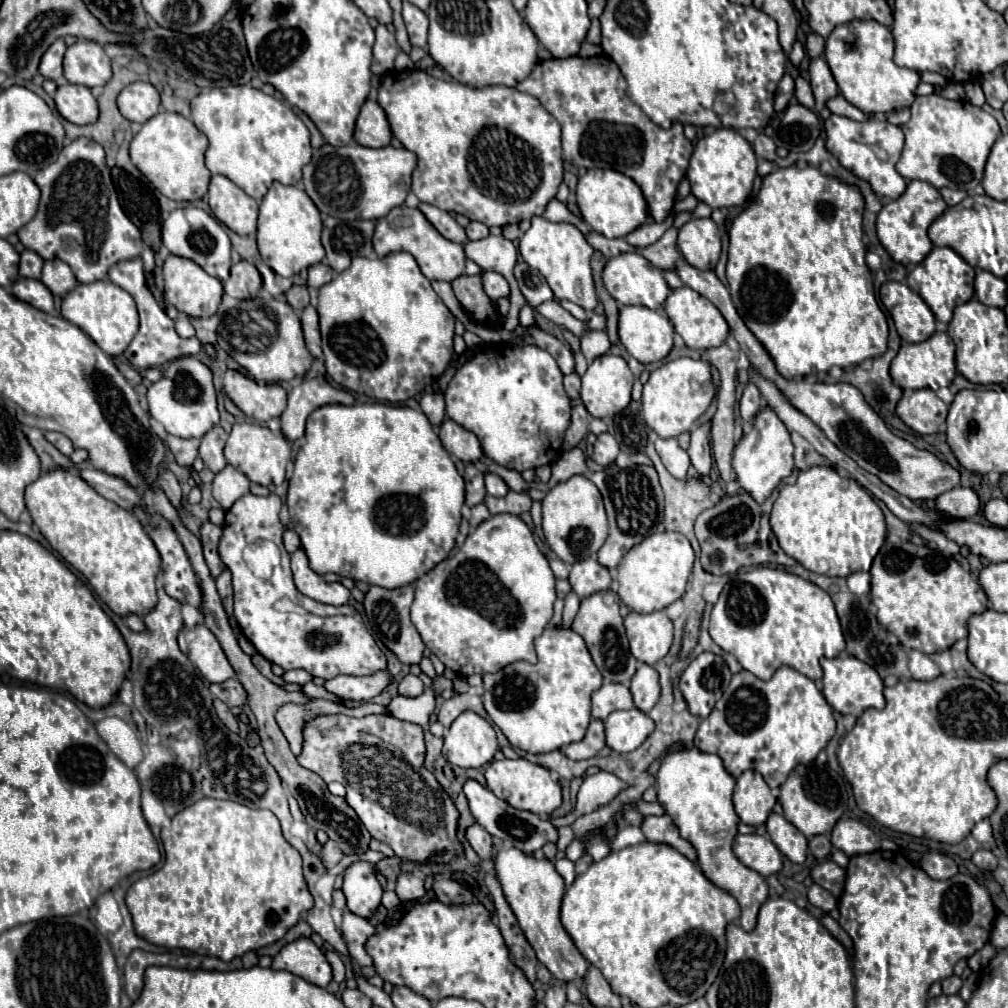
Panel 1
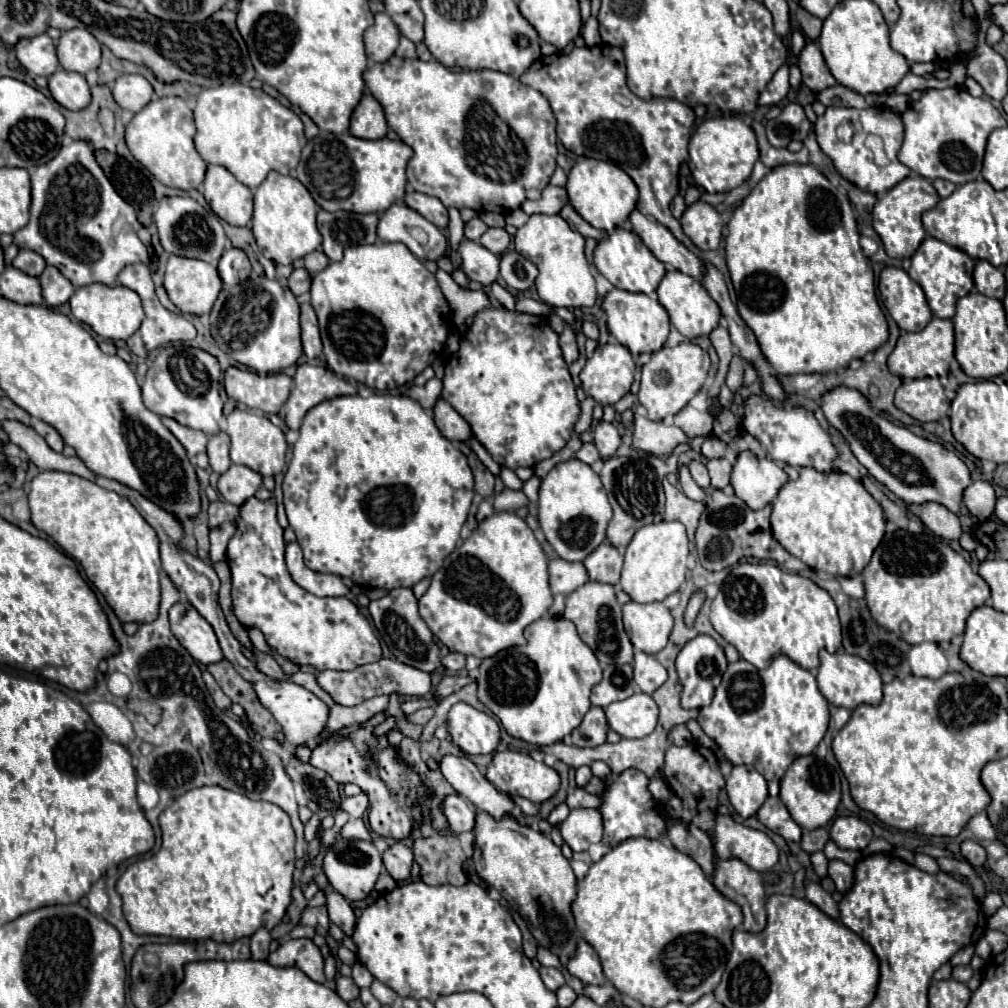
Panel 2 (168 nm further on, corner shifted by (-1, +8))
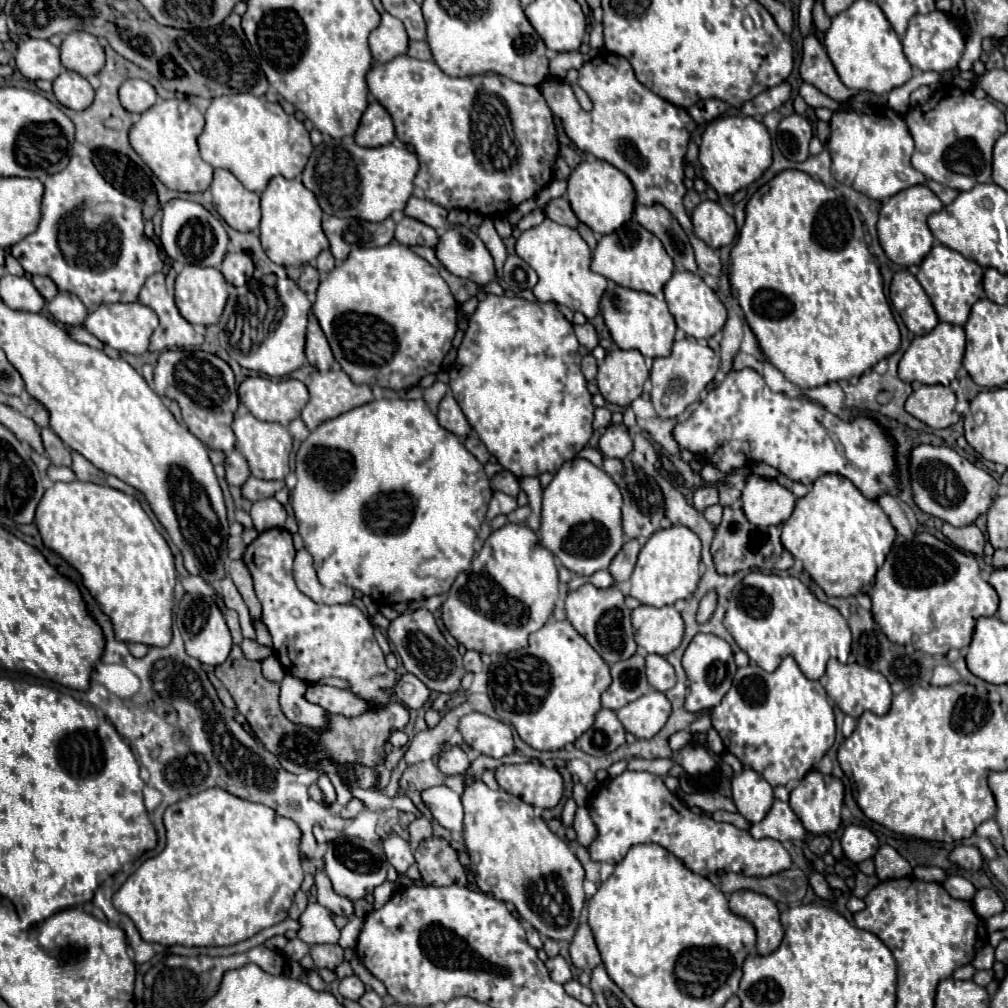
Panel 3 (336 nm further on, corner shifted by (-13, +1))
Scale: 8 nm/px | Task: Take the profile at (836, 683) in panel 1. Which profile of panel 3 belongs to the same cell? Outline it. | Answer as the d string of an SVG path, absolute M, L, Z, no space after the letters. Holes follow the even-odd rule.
M830 659L826 667L826 679L824 679L824 689L828 697L850 717L858 719L864 711L874 711L876 715L888 713L892 705L892 689L890 683L882 673L876 673L874 669L868 669L858 663L846 663L842 665L838 659Z

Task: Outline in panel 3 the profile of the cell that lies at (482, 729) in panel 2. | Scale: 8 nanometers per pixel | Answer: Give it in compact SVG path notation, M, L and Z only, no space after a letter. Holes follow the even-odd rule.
M468 713L460 719L458 725L464 741L480 751L482 755L500 759L504 755L510 755L514 751L514 739L512 739L512 729L498 721L492 719L484 713Z

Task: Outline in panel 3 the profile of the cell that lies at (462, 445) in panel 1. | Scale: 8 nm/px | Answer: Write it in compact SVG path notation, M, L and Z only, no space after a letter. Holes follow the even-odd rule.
M448 393L442 403L440 403L440 409L438 409L438 421L444 429L448 429L450 433L454 433L456 437L460 439L466 439L472 431L472 427L468 425L468 419L464 417L462 409L458 407L456 399L452 397L452 393Z

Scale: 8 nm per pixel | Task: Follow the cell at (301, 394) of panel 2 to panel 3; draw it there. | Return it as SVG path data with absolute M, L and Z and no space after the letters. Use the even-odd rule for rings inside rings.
M316 371L308 383L308 393L310 401L302 409L302 421L310 431L374 399L368 385L352 383L344 371Z

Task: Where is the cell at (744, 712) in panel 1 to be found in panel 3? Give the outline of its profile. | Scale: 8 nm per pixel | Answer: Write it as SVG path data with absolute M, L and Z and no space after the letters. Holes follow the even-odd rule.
M786 657L782 665L774 673L766 673L758 665L748 665L738 669L734 675L732 689L724 695L724 701L712 709L712 727L724 741L724 747L738 757L744 767L752 767L764 779L776 785L788 785L792 781L800 781L834 745L836 725L834 725L834 709L828 701L828 695L820 681L808 679L792 657Z

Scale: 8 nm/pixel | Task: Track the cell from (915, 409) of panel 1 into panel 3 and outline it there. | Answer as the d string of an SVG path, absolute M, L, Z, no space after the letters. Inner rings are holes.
M922 385L908 397L906 411L932 429L950 427L954 425L954 391L944 385Z

